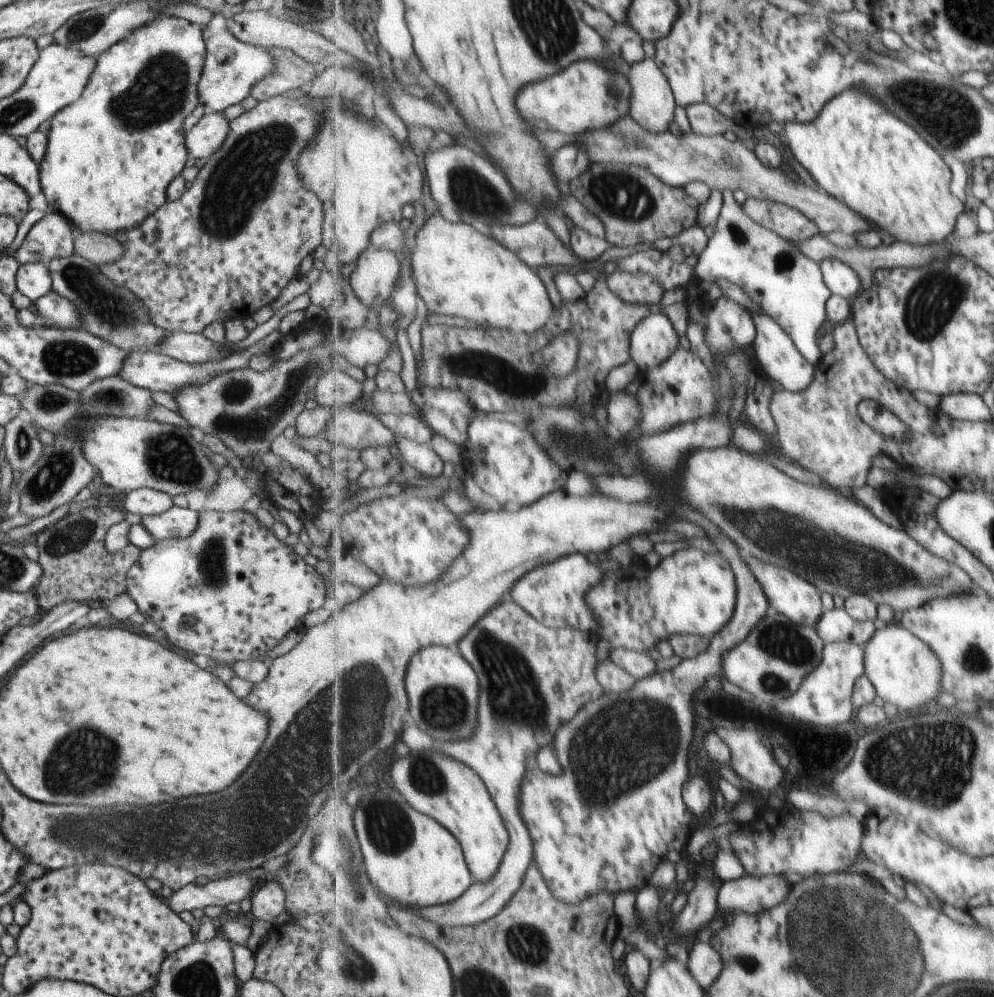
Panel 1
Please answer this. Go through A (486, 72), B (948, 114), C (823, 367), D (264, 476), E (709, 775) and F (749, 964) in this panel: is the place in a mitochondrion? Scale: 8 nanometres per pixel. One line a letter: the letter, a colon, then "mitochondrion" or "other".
A: other
B: mitochondrion
C: other
D: other
E: other
F: other

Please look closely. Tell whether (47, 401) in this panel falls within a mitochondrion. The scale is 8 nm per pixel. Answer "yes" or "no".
yes

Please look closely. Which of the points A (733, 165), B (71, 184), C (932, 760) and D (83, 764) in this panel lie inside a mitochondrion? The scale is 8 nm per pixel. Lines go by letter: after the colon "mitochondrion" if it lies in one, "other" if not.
A: mitochondrion
B: other
C: mitochondrion
D: mitochondrion

